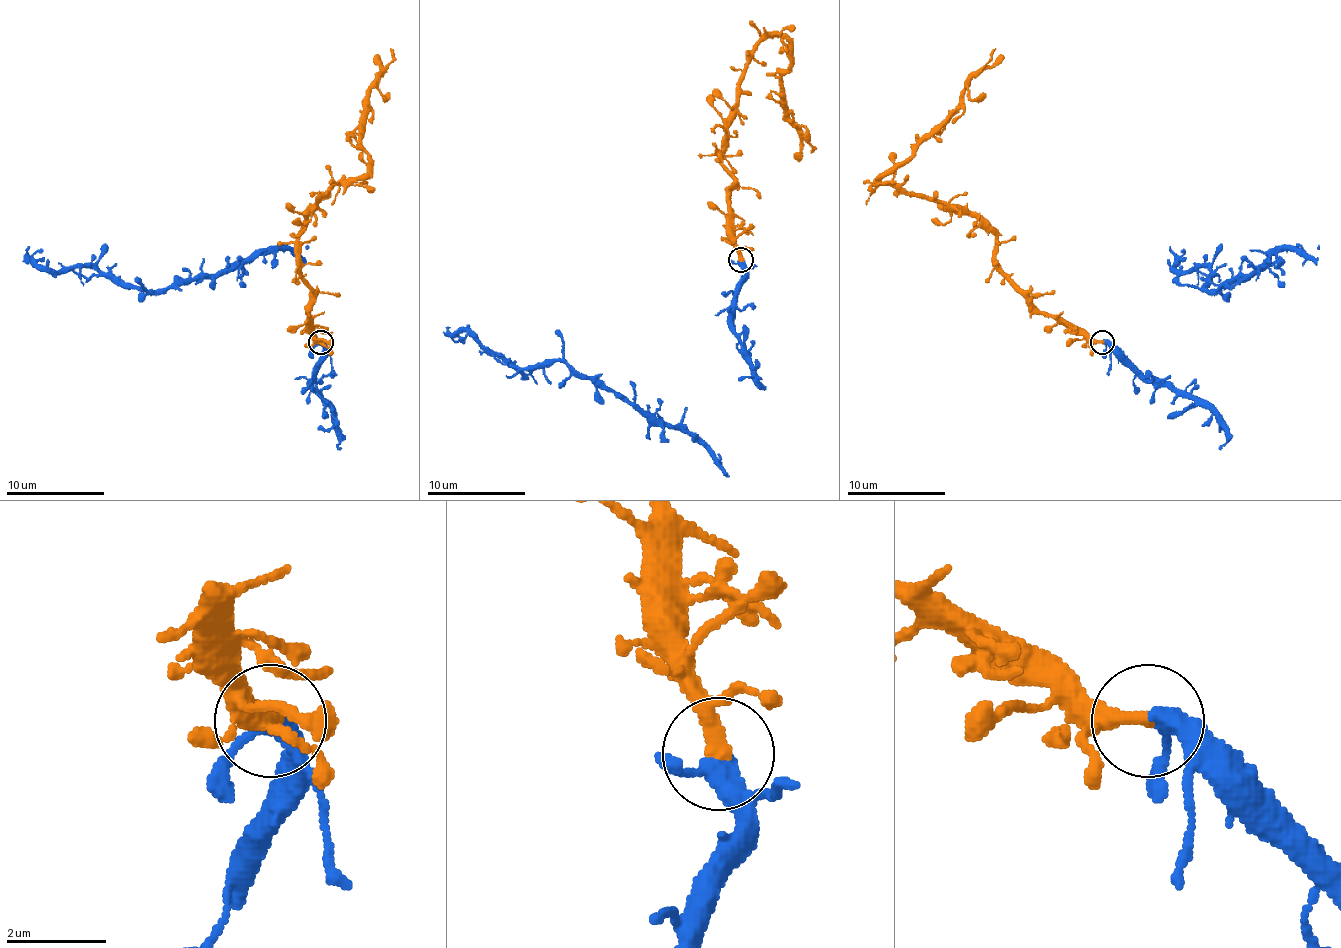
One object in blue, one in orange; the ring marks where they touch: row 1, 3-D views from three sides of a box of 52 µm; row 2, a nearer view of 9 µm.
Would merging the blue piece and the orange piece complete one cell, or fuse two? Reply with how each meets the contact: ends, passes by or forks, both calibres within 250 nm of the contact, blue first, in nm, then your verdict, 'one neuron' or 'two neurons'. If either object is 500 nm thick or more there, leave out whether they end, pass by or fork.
blue passes by; orange passes by; 360 nm thick on the blue side, 260 nm on the other; one neuron

